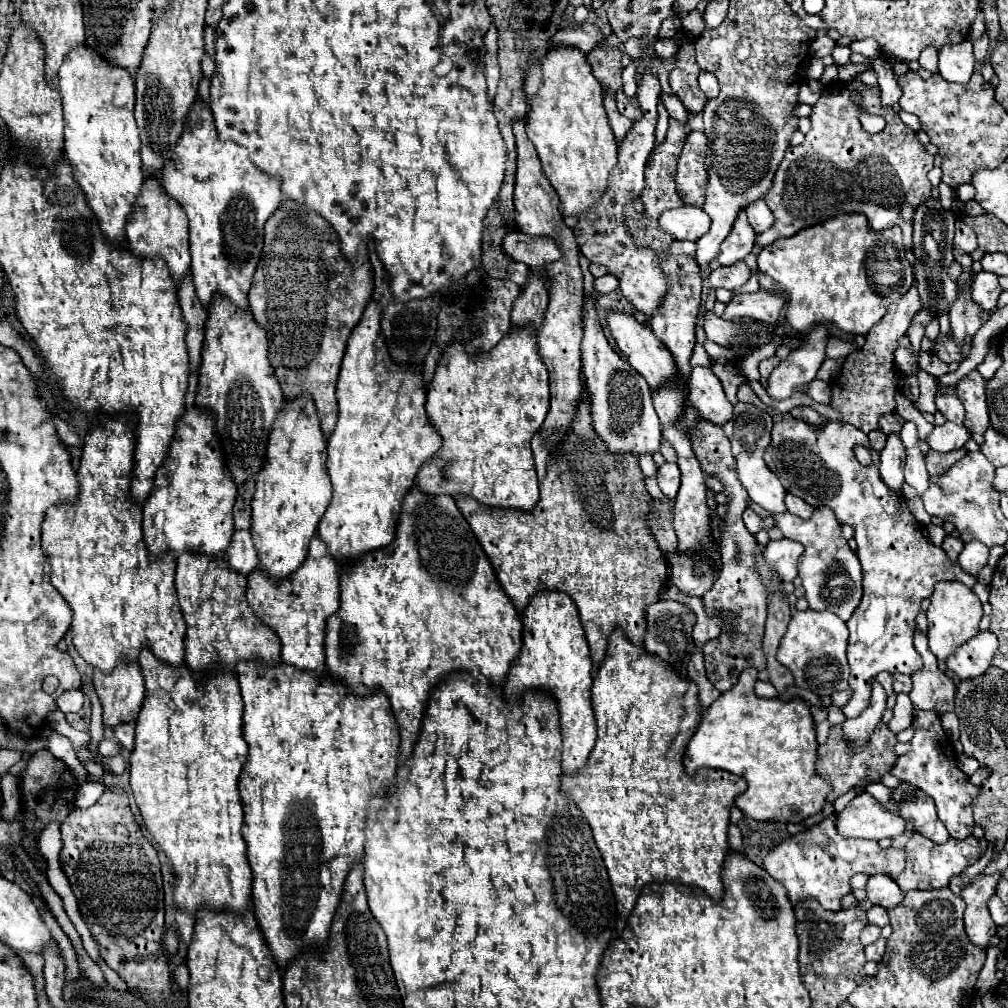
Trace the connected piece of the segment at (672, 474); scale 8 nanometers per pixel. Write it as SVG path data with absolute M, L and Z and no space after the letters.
M663 463L657 471L657 483L663 495L667 497L675 497L677 489L679 489L679 467L675 463Z

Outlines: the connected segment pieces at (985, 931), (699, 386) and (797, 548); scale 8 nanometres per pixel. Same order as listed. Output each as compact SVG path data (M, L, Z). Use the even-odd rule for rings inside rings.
M979 873L977 877L973 877L961 889L961 897L967 903L967 909L965 909L965 931L971 937L971 943L975 943L975 945L979 945L983 949L989 945L989 939L997 931L997 925L993 923L993 919L989 915L987 901L995 895L999 877L1001 877L999 873L993 873L993 875Z
M693 367L689 377L689 401L699 409L701 417L713 425L725 425L731 419L733 405L725 397L719 379L707 367Z
M791 539L769 541L765 547L767 563L777 571L777 575L783 581L793 581L797 577L797 561L801 553L803 553L803 545Z

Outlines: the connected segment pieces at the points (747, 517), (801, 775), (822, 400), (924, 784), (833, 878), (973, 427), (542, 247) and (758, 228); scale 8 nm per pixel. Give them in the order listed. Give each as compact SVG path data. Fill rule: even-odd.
M745 509L745 513L743 513L743 521L745 521L745 527L747 527L747 531L749 533L757 533L761 527L765 527L765 529L771 529L771 527L775 526L773 517L769 515L767 519L761 519L753 509Z
M752 667L743 670L737 683L729 691L721 693L721 697L707 709L707 715L703 713L701 725L685 749L683 763L687 773L695 773L699 765L703 765L743 775L747 779L747 791L736 797L735 805L745 815L759 821L773 819L783 823L801 823L809 815L821 811L825 797L831 791L831 783L821 779L815 771L819 743L815 733L815 721L811 717L811 707L799 697L791 701L757 697L754 691L757 674L758 670Z
M814 379L810 384L807 395L820 404L829 404L832 396L830 385L822 380Z
M913 711L913 727L915 735L911 739L911 751L901 755L893 767L893 775L897 775L901 781L925 791L937 805L939 819L945 823L947 831L955 839L965 839L971 835L971 829L975 825L973 813L971 813L971 801L981 793L981 787L975 787L969 777L957 767L955 751L951 741L947 739L941 719L935 711Z
M831 815L825 817L821 823L781 841L765 857L765 869L773 879L783 883L793 905L801 899L813 897L825 909L839 911L841 899L851 893L851 877L855 873L865 873L865 875L883 873L895 879L905 869L905 861L907 861L905 849L895 849L895 847L881 849L877 841L847 839L839 835L835 831L835 815Z
M971 371L957 383L957 397L965 405L965 427L971 433L985 433L989 427L989 411L985 399L985 381L977 371Z
M513 231L503 237L501 249L513 261L521 261L529 267L545 267L559 259L559 249L551 239L533 239L521 231Z
M759 199L759 201L755 201L753 205L747 207L747 219L751 221L751 227L755 229L755 233L763 233L775 221L771 209L767 207L767 203L763 199Z

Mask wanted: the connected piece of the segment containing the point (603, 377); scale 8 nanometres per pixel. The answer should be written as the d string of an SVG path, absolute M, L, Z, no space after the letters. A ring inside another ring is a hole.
M593 291L583 301L583 377L591 393L593 421L599 437L605 441L607 449L621 459L621 453L655 453L661 441L661 423L651 403L651 389L647 381L619 355L611 349L599 317L595 313L595 303L601 293Z

